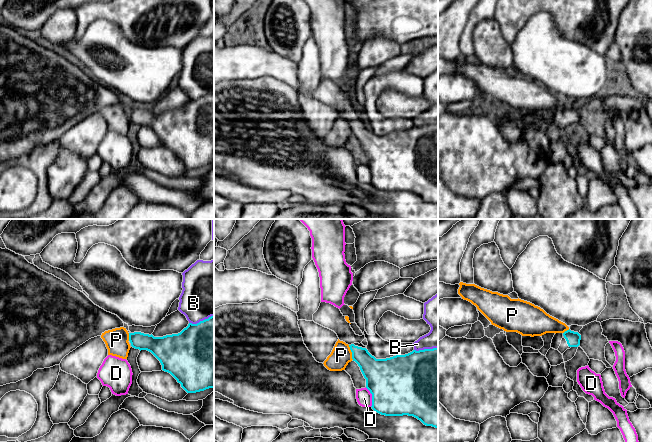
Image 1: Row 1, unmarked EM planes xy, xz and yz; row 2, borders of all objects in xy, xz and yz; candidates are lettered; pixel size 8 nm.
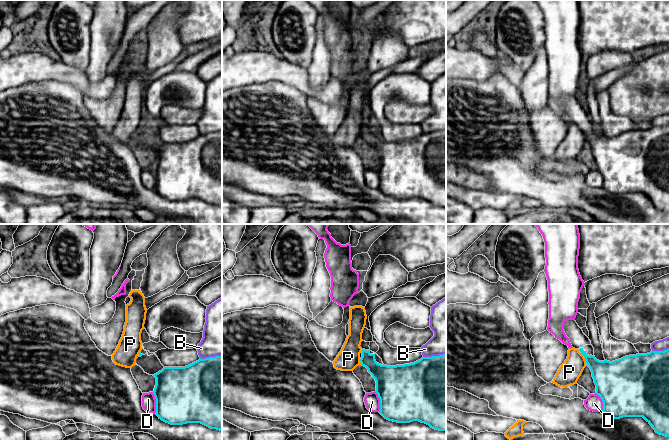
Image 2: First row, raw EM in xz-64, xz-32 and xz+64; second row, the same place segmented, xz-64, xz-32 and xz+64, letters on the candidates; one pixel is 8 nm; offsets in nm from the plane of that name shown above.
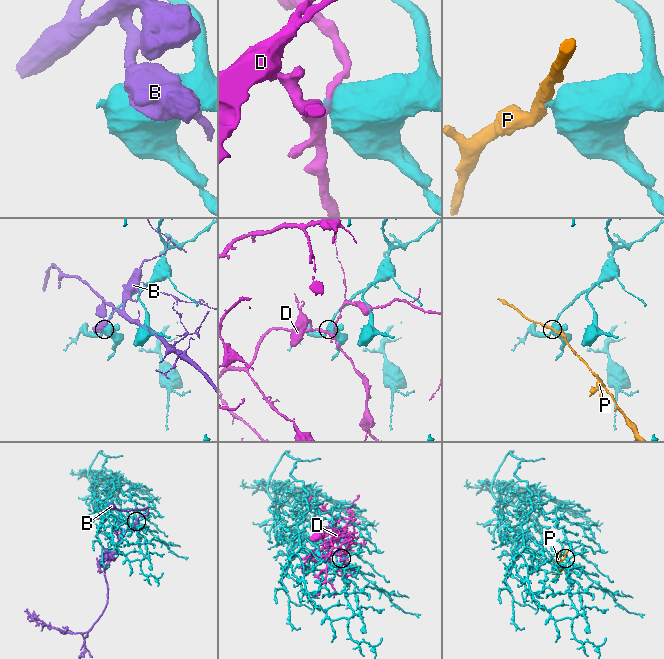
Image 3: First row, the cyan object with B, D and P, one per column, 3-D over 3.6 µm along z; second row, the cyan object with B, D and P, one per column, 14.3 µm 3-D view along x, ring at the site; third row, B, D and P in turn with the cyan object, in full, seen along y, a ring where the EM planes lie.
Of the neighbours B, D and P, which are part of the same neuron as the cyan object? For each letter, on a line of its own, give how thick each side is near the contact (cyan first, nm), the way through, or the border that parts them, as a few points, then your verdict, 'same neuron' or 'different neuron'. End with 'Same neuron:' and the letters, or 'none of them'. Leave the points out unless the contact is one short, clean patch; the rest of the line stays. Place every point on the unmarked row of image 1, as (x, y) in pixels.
B: 500/400 nm | different neuron
D: 480/130 nm | different neuron
P: 200/170 nm | along xz (348, 121), (353, 135) | different neuron
Same neuron: none of them

